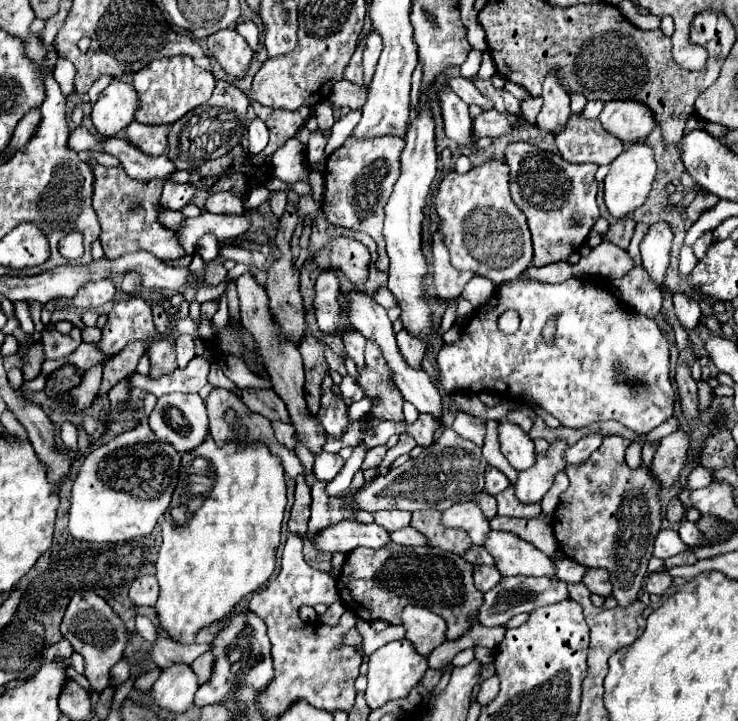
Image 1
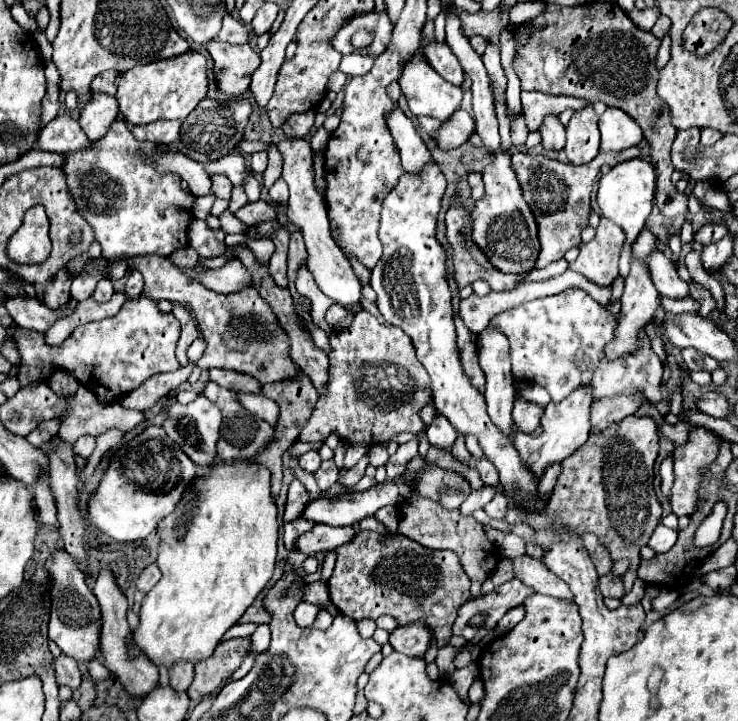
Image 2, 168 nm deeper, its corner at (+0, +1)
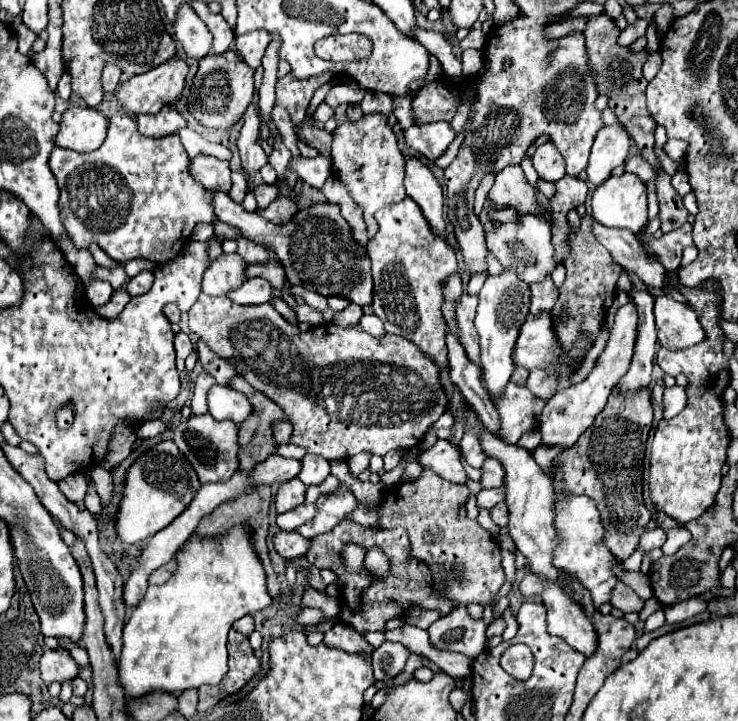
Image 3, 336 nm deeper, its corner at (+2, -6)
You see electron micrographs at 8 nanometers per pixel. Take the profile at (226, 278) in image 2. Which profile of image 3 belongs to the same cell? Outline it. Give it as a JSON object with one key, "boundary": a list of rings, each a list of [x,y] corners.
{"boundary":[[[249,278],[239,290],[231,290],[227,296],[237,304],[263,304],[273,298],[273,288],[265,278]]]}

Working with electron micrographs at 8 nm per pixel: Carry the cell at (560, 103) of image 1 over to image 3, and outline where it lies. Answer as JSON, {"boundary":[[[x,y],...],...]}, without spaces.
{"boundary":[[[545,142],[541,146],[537,146],[535,154],[533,154],[533,166],[537,170],[537,174],[549,182],[555,182],[559,178],[565,176],[565,162],[563,156],[555,150],[553,142]]]}

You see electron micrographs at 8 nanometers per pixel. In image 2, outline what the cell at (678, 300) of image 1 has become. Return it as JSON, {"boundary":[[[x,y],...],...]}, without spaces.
{"boundary":[[[653,251],[649,255],[647,269],[649,269],[651,281],[655,283],[657,291],[661,291],[661,295],[671,299],[681,299],[689,295],[689,285],[677,275],[675,265],[661,251]]]}

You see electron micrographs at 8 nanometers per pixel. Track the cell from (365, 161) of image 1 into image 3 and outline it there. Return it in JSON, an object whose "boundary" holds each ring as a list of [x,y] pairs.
{"boundary":[[[379,112],[363,114],[359,120],[337,126],[333,132],[331,146],[331,172],[333,176],[345,184],[347,192],[355,200],[355,204],[363,210],[363,220],[367,224],[369,240],[379,232],[379,224],[375,222],[375,212],[387,204],[401,202],[405,194],[403,176],[405,176],[405,160],[397,144],[397,136],[393,128],[387,124],[387,116]]]}

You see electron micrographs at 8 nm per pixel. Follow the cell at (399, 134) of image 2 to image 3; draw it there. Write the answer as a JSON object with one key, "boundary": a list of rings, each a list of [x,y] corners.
{"boundary":[[[405,158],[405,188],[407,194],[421,206],[433,232],[445,236],[443,190],[435,174],[419,158]]]}

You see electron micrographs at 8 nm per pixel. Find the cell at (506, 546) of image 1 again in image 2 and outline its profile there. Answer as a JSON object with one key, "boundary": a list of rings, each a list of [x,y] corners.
{"boundary":[[[523,555],[523,557],[513,559],[513,565],[515,565],[515,577],[527,587],[531,587],[535,593],[573,601],[573,593],[569,585],[557,579],[557,575],[553,575],[551,571],[547,571],[547,567],[539,559]]]}

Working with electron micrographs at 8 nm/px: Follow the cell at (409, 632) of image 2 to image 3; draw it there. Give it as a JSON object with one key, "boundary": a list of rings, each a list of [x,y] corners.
{"boundary":[[[383,642],[375,652],[373,652],[373,672],[375,678],[381,682],[383,676],[397,676],[407,658],[411,656],[411,650],[405,648],[403,644],[393,644],[393,642]]]}

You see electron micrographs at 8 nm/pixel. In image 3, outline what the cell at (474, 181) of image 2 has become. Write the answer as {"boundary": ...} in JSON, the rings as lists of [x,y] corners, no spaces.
{"boundary":[[[489,208],[489,218],[497,222],[517,222],[517,212],[513,208]]]}

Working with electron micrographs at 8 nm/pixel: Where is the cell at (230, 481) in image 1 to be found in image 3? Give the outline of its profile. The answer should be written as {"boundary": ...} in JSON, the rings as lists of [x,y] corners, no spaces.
{"boundary":[[[247,524],[233,526],[219,538],[199,538],[199,534],[191,534],[191,538],[177,552],[175,560],[175,574],[171,574],[165,584],[147,588],[145,598],[133,610],[123,628],[123,652],[117,672],[119,682],[125,690],[125,698],[139,698],[155,690],[183,692],[187,688],[199,688],[201,684],[219,684],[227,672],[225,644],[233,622],[271,604],[271,596],[267,592],[267,576],[257,556],[251,528]]]}

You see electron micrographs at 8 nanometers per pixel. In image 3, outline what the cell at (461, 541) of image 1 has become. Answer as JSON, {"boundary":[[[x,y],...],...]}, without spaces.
{"boundary":[[[423,470],[415,482],[401,482],[389,492],[385,490],[379,504],[379,524],[381,528],[403,526],[407,530],[411,554],[429,564],[433,572],[433,588],[439,594],[445,594],[461,606],[471,602],[485,606],[503,586],[505,572],[495,538],[475,520],[459,518],[459,506],[467,498],[469,490],[465,484],[455,486],[451,482],[443,482],[443,478],[439,478],[433,470]]]}

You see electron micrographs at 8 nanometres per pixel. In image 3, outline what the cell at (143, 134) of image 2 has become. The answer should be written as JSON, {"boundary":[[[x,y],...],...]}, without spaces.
{"boundary":[[[165,108],[155,116],[139,116],[137,118],[139,132],[149,138],[161,138],[169,134],[177,134],[181,128],[187,128],[187,120],[175,108]]]}

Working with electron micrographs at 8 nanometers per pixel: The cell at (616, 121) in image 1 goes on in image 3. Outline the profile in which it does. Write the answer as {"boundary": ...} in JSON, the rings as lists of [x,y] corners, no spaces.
{"boundary":[[[611,124],[603,126],[599,134],[595,136],[589,164],[587,164],[587,174],[589,180],[599,186],[603,180],[611,176],[611,170],[617,166],[625,164],[627,152],[629,152],[629,134],[623,128],[623,124]]]}

